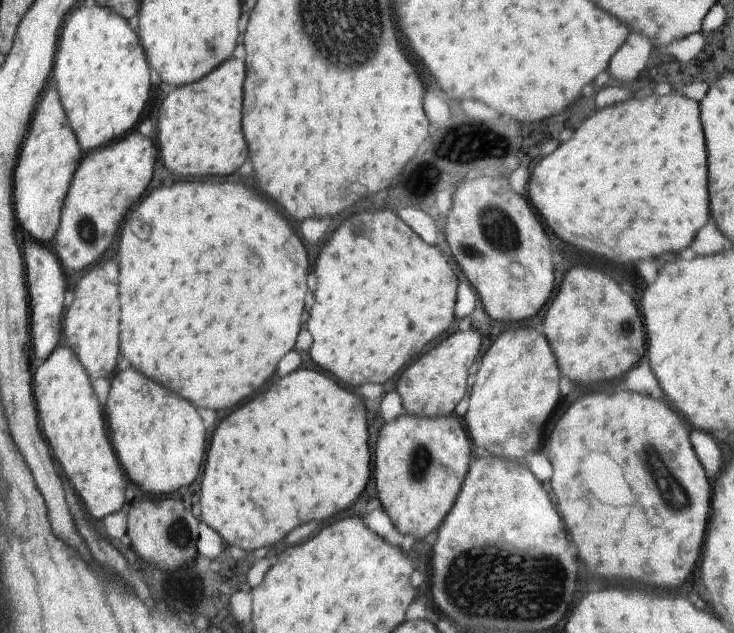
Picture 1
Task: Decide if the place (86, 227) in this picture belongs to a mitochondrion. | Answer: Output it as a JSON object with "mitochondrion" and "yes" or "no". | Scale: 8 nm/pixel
{"mitochondrion":"yes"}

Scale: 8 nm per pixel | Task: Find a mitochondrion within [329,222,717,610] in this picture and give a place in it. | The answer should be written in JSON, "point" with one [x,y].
{"point":[670,492]}

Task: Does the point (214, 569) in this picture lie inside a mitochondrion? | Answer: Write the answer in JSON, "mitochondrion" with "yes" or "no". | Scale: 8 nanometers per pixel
{"mitochondrion":"no"}

